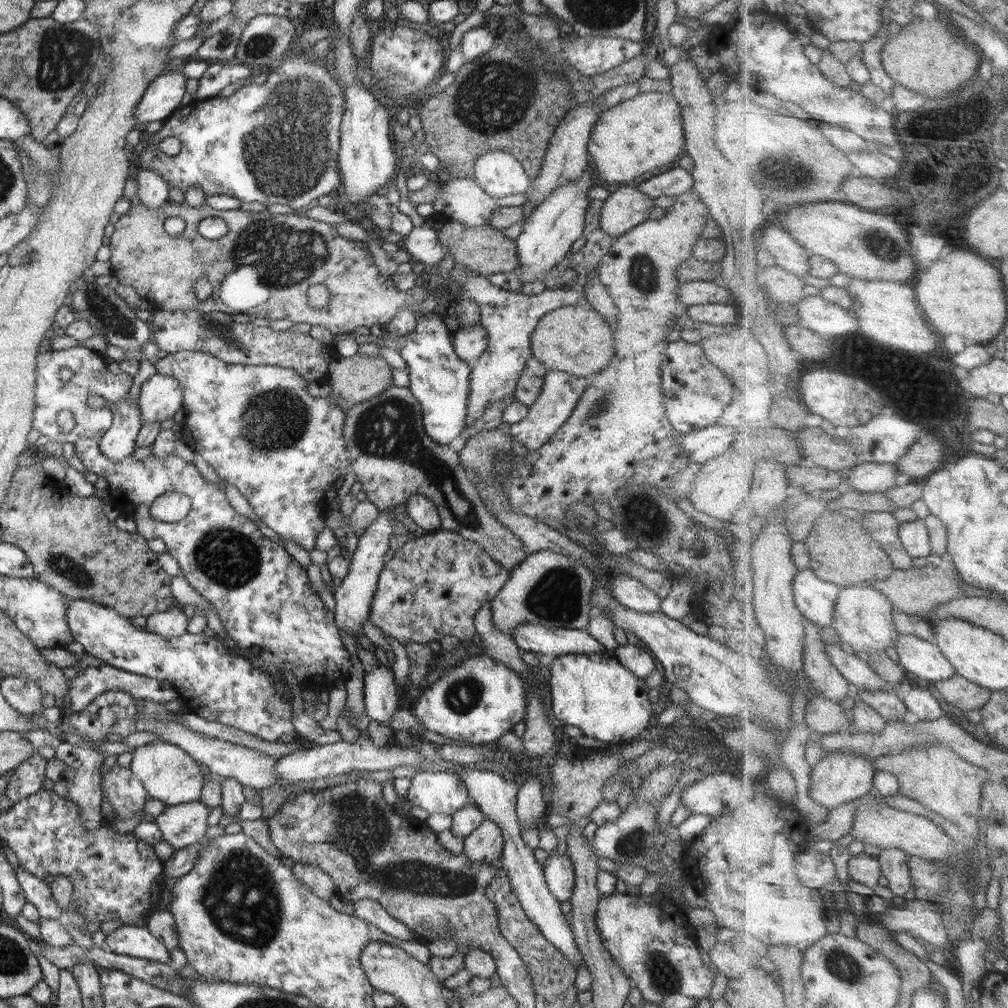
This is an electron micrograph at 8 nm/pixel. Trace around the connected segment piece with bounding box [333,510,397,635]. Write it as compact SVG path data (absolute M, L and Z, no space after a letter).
M381 510L378 518L367 526L366 532L358 540L354 554L349 558L348 574L340 580L340 585L333 592L336 601L336 611L333 613L335 625L342 632L353 635L362 632L363 624L369 618L378 577L384 568L384 556L389 550L390 538L394 535L395 518L396 513L393 511Z

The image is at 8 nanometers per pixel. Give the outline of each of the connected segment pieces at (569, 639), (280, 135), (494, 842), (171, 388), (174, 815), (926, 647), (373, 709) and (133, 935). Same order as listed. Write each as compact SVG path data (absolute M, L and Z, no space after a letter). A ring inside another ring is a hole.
M525 622L511 630L511 636L518 648L524 652L536 652L556 658L567 654L604 654L608 649L594 639L589 631L576 628L560 628L544 626L533 622Z
M307 52L300 55L287 54L284 59L277 62L272 70L268 73L268 79L262 84L250 82L245 87L238 90L233 90L230 96L219 97L216 96L204 101L192 100L190 105L176 109L174 114L170 115L163 121L162 129L154 134L148 136L148 140L142 142L138 146L138 150L133 158L134 168L136 170L143 168L151 168L156 174L159 174L164 180L169 183L169 188L180 188L182 192L186 193L188 188L192 186L199 186L204 191L204 196L226 195L238 198L242 203L258 202L263 205L288 205L295 212L301 212L306 209L306 206L314 199L320 196L329 194L333 190L340 190L340 182L342 178L340 175L339 166L337 163L338 151L340 148L340 131L339 126L343 117L343 106L345 103L345 87L344 84L336 79L334 71L331 67L324 66L312 55ZM175 135L181 140L181 151L176 156L168 156L164 154L158 143L167 136Z
M485 818L472 834L463 838L463 853L472 862L499 862L503 853L501 828Z
M154 373L142 384L138 409L142 423L162 423L182 409L183 384L173 376Z
M198 800L167 806L153 820L159 826L163 840L176 850L192 846L205 837L210 811L209 807Z
M901 634L896 646L901 664L919 678L937 682L952 678L958 673L942 649L921 636Z
M379 664L366 669L363 680L363 698L366 714L387 726L398 710L398 686L390 667Z
M124 925L118 928L107 935L104 948L115 954L138 959L164 964L171 961L171 952L168 948L145 927Z

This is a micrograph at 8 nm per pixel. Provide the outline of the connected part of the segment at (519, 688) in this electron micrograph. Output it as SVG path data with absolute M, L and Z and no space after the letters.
M486 654L468 657L454 666L445 668L442 678L430 687L424 687L414 706L414 714L428 730L433 730L452 740L465 740L472 745L490 745L524 718L530 687L526 680L512 668L488 658Z

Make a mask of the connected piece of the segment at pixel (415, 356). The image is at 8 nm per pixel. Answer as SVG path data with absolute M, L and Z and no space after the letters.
M440 311L422 315L415 331L405 335L400 354L407 363L409 389L418 400L426 435L440 445L450 445L462 432L468 418L471 367L455 355L455 347Z

